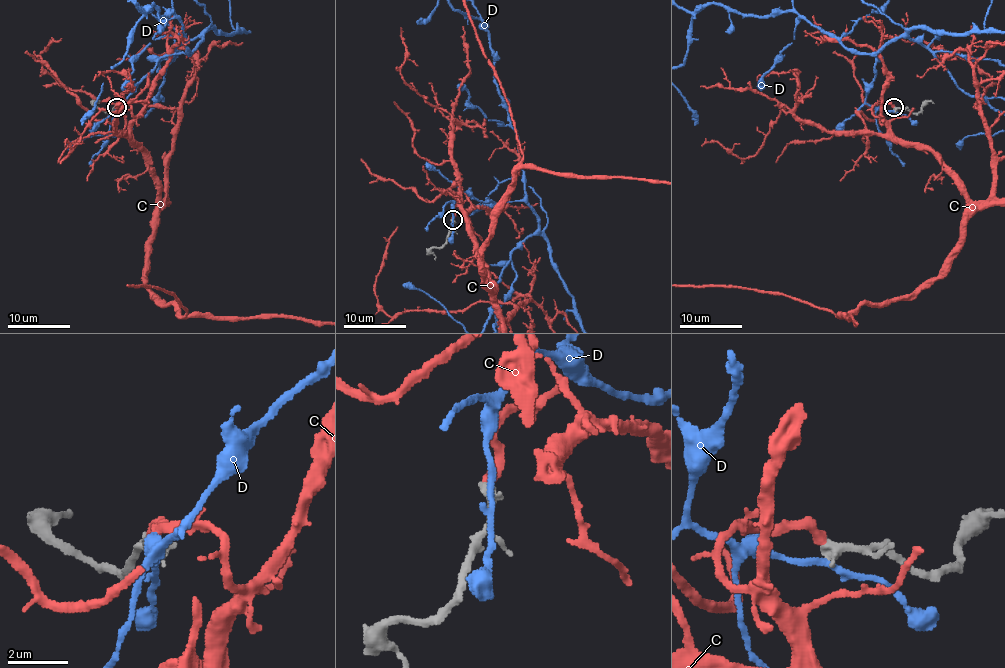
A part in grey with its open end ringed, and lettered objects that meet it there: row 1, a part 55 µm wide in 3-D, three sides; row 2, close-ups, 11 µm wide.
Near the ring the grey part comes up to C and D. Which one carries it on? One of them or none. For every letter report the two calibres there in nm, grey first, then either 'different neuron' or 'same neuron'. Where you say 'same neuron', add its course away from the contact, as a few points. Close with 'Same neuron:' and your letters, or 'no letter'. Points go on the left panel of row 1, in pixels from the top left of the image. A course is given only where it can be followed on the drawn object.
C: 400 nm thick on the grey side, 380 nm on the other; same neuron
D: 400 nm thick on the grey side, 200 nm on the other; different neuron
Same neuron: C

